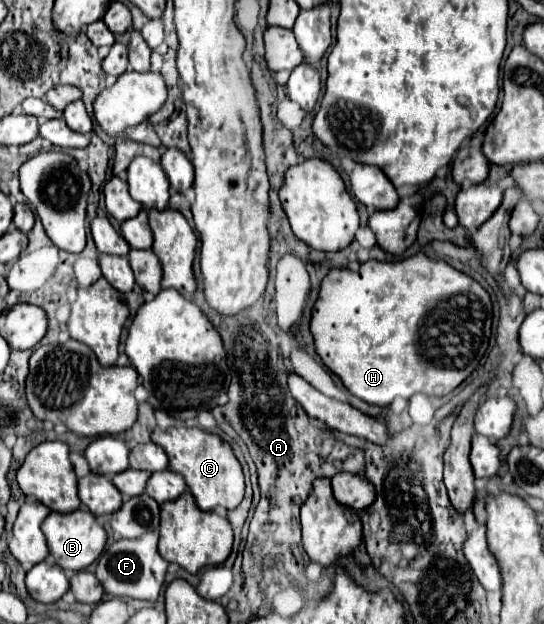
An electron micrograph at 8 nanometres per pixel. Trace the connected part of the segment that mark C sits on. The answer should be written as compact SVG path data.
M156 427L150 437L168 455L168 469L184 475L188 489L196 497L202 511L212 511L216 507L234 509L244 497L244 473L240 461L234 457L232 447L214 433L206 433L198 427Z

